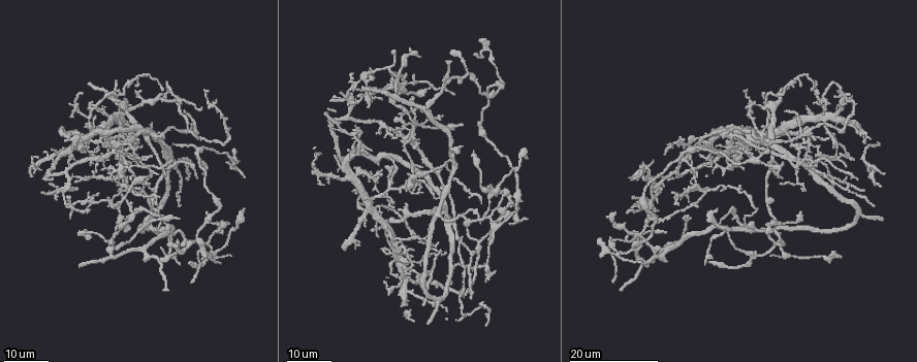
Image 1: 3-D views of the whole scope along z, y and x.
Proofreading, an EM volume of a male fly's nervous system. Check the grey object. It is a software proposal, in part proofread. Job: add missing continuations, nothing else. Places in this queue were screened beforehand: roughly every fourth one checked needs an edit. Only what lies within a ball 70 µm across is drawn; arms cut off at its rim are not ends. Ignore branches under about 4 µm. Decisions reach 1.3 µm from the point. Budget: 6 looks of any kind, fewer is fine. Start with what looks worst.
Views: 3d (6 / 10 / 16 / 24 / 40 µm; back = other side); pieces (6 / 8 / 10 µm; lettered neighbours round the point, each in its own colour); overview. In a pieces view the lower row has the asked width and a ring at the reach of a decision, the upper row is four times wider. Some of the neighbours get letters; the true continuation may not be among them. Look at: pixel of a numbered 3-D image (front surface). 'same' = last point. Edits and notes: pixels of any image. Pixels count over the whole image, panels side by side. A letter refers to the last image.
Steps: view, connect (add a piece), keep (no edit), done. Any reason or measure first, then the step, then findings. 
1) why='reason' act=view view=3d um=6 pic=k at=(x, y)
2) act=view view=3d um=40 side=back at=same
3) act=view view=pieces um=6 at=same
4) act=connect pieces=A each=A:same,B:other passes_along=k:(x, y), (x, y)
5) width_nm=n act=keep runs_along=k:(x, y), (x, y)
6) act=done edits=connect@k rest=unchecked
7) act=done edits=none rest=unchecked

why='branch stops here' act=view view=3d um=16 pic=1 at=(207, 214)

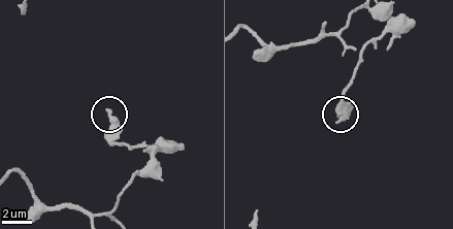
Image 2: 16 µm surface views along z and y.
why='see the neighbours' act=view view=pieces um=10 pic=2 at=(110, 112)

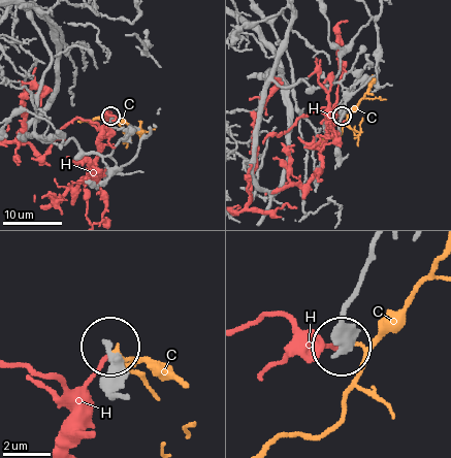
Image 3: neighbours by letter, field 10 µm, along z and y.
act=keep each=C:other,H:other found='no lettered piece goes on from it'

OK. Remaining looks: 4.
act=view view=3d um=24 pic=1 at=(377, 131)

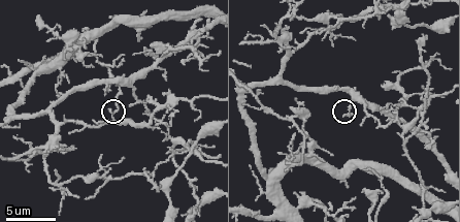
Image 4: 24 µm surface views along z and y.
act=view view=pieces um=8 pic=4 at=(114, 114)

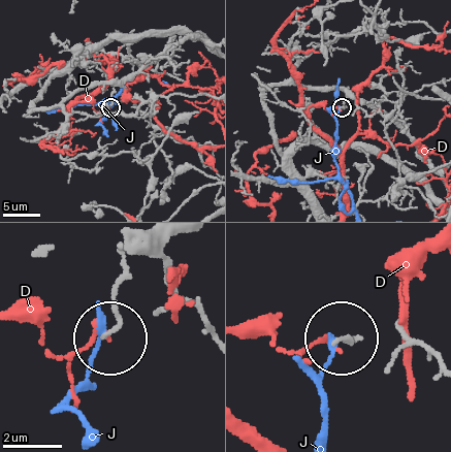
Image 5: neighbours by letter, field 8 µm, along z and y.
act=keep each=D:other,J:other found='no lettered piece goes on from it'

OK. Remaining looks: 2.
why='thin end' act=view view=pieces um=10 pic=4 at=(346, 185)

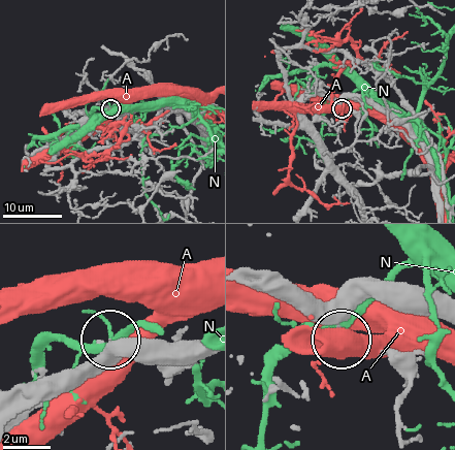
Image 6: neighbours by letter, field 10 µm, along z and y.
width_nm=150 act=keep each=A:other,N:other found='none of them fits'

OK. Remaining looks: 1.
act=done edits=none rest=unchecked

